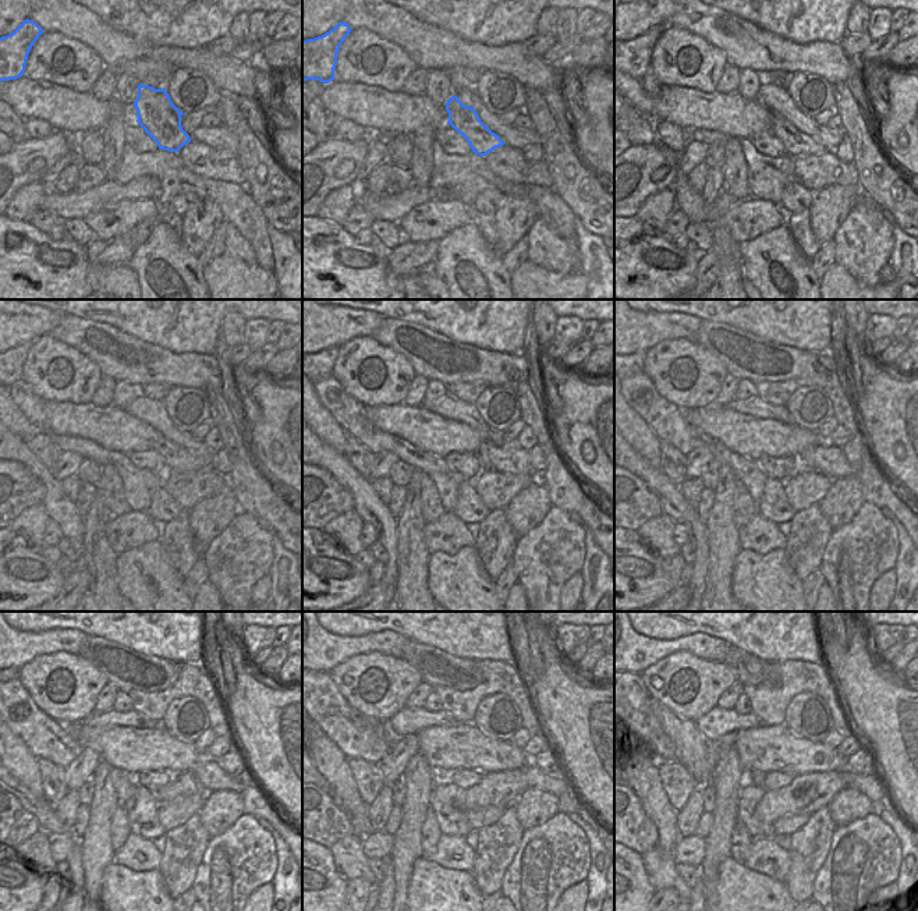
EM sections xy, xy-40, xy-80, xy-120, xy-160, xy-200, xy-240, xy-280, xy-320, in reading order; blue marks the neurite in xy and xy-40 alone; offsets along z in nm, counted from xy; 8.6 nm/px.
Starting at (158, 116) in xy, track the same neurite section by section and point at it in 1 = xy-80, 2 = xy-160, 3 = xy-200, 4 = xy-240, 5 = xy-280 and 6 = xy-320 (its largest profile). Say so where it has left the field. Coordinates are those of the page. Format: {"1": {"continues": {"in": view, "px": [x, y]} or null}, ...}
{"1": {"continues": {"in": "xy-80", "px": [796, 144]}}, "2": {"continues": {"in": "xy-160", "px": [513, 460]}}, "3": {"continues": {"in": "xy-200", "px": [825, 458]}}, "4": {"continues": {"in": "xy-240", "px": [208, 772]}}, "5": {"continues": {"in": "xy-280", "px": [537, 779]}}, "6": {"continues": {"in": "xy-320", "px": [871, 786]}}}

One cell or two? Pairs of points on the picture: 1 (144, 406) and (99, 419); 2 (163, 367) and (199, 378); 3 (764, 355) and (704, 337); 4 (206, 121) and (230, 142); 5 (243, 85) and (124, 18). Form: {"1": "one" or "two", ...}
{"1": "two", "2": "one", "3": "one", "4": "two", "5": "two"}

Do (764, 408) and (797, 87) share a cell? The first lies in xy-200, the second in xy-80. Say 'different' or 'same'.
different

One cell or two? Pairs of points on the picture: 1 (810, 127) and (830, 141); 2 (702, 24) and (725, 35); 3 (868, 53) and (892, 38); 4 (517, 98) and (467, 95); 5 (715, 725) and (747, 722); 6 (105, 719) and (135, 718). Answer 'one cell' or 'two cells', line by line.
1: one cell
2: one cell
3: one cell
4: two cells
5: one cell
6: one cell

